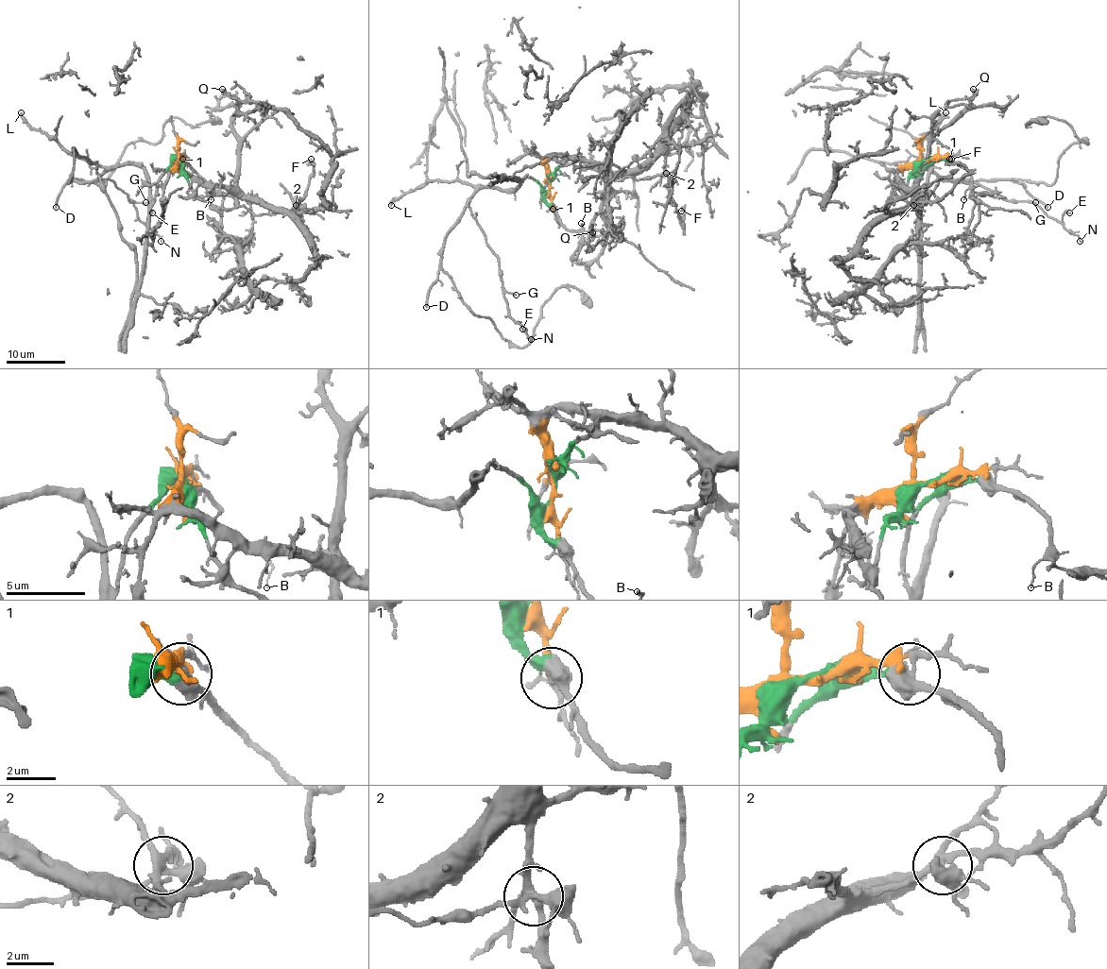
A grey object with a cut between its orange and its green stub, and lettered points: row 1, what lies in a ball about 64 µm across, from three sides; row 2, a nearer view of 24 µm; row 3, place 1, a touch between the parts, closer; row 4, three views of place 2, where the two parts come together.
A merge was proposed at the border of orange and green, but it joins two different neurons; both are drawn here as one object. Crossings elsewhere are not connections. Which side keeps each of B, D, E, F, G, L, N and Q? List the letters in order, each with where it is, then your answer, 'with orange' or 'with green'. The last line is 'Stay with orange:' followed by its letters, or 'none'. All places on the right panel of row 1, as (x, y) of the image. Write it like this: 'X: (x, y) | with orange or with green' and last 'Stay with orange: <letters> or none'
B: (963, 199) | with green
D: (1047, 207) | with green
E: (1069, 212) | with green
F: (951, 159) | with orange
G: (1035, 202) | with green
L: (945, 112) | with green
N: (1080, 241) | with green
Q: (973, 89) | with orange
Stay with orange: F, Q

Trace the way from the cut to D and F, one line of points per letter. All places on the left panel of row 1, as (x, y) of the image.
D: (179, 161), (176, 160), (162, 176), (153, 198), (142, 167), (110, 165), (97, 178), (69, 180), (56, 207)
F: (179, 161), (181, 170), (203, 181), (231, 186), (267, 206), (292, 212), (315, 172), (312, 158)

